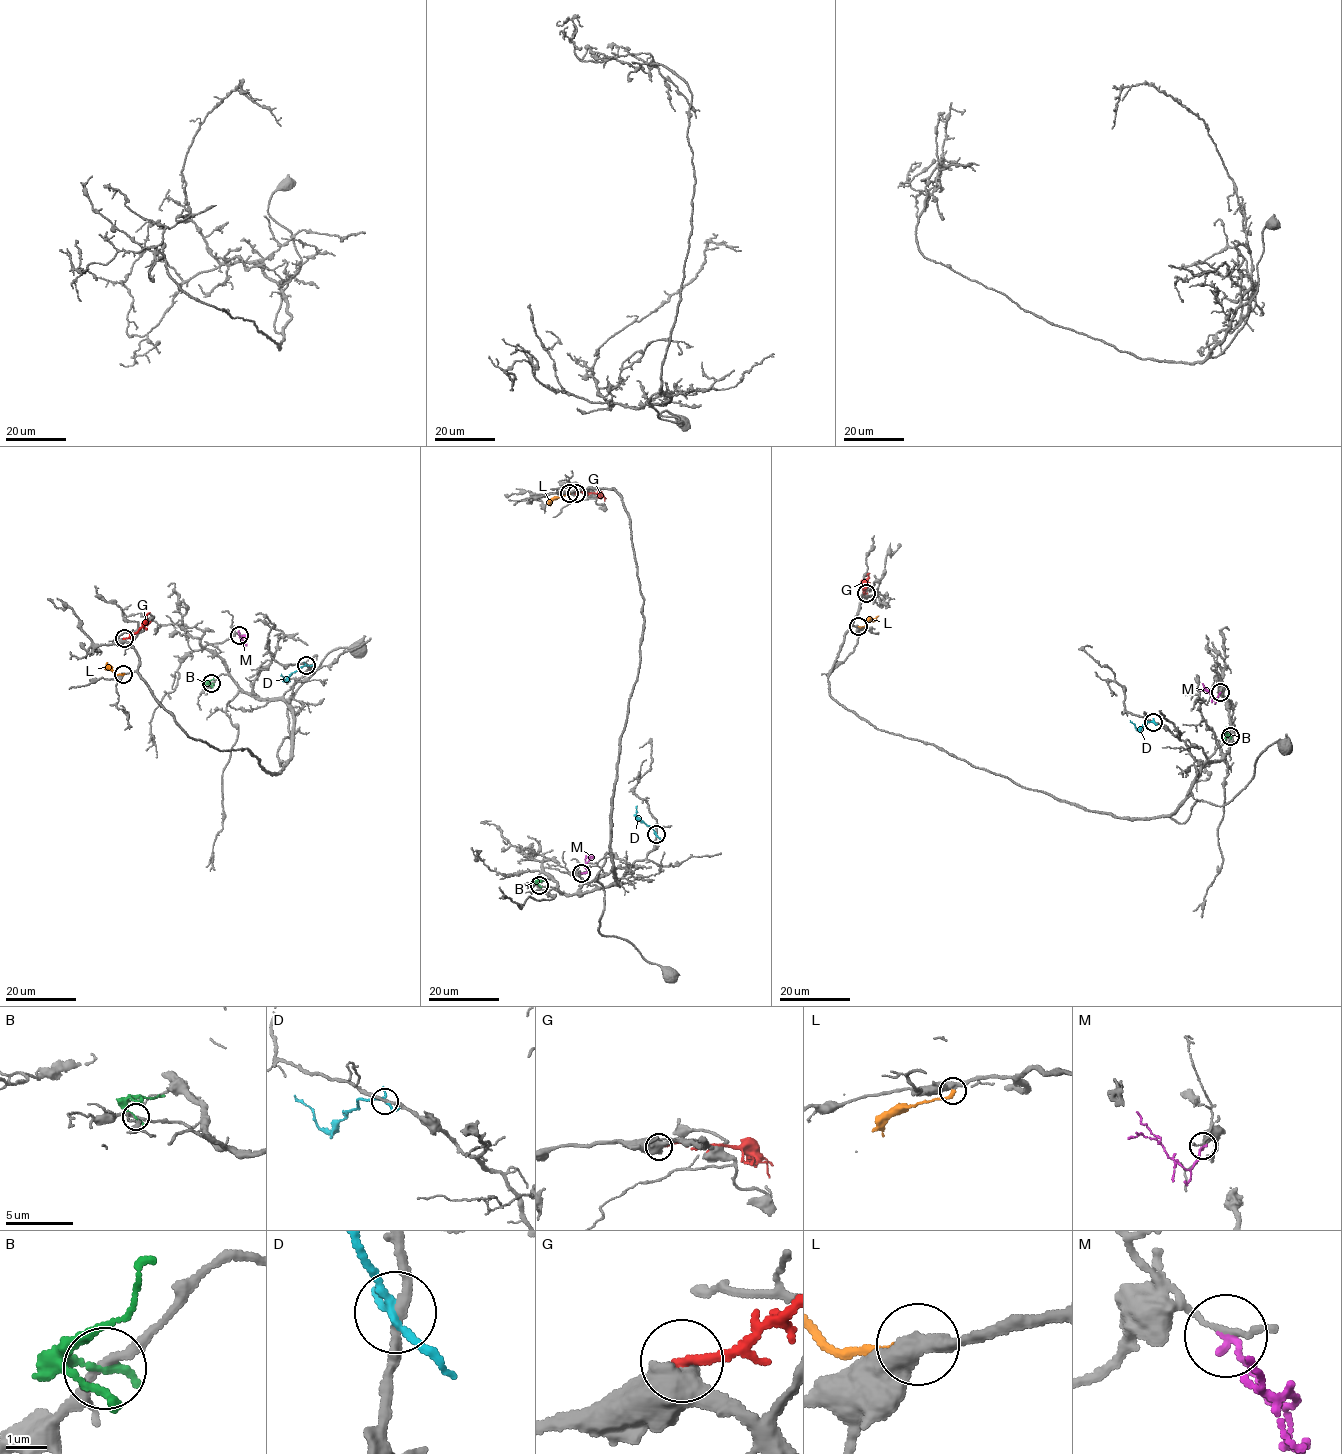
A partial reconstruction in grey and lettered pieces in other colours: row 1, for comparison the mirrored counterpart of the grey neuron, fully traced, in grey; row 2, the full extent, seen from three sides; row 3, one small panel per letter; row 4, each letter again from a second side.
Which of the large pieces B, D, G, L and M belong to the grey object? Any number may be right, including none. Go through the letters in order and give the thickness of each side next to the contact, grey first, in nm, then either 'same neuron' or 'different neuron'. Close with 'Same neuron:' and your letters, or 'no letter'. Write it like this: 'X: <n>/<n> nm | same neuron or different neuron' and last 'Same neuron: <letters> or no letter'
B: 170/240 nm | different neuron
D: 200/190 nm | different neuron
G: 500/240 nm | different neuron
L: 460/300 nm | same neuron
M: 120/200 nm | different neuron
Same neuron: L

